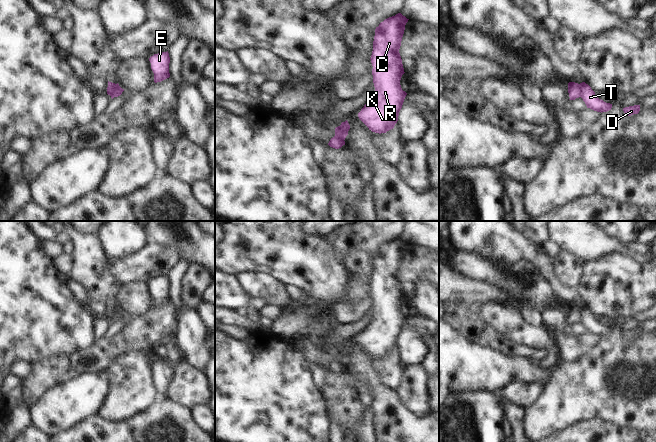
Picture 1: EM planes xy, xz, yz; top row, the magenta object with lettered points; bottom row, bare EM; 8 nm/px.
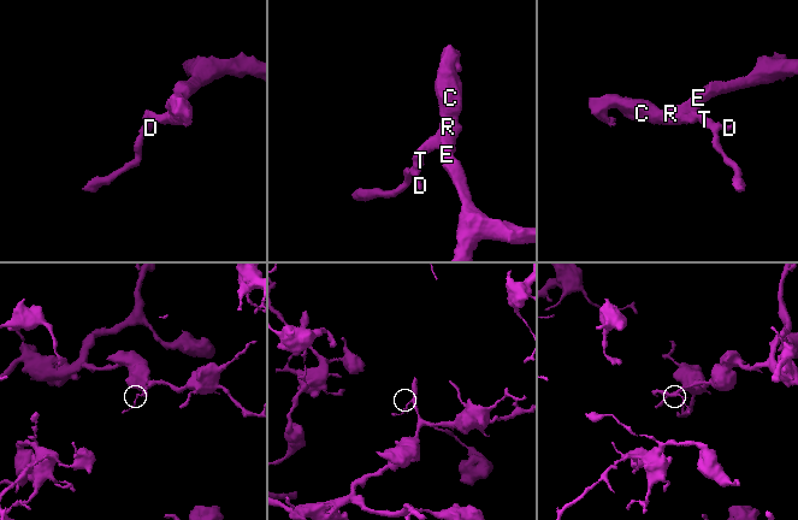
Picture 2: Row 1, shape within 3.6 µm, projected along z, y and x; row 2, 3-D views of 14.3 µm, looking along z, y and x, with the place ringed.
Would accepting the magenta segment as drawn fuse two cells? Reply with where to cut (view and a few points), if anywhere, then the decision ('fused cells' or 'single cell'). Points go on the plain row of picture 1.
cut xy (116, 308), (114, 320); fused cells

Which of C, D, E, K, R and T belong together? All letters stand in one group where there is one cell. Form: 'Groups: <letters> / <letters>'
Groups: C E K R / D T.

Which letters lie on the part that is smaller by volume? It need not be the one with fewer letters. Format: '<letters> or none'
D, T

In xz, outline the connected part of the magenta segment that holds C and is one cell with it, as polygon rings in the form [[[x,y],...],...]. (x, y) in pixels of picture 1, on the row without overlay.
[[[398,237],[375,253],[370,282],[375,317],[358,337],[359,343],[375,357],[386,357],[394,352],[407,319],[400,309],[405,296],[399,273],[408,244]]]

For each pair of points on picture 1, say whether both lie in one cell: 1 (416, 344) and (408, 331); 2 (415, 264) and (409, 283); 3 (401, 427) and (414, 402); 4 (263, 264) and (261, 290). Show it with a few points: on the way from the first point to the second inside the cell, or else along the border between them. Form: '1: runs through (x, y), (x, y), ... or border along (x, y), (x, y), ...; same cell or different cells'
1: runs through (413, 341), (409, 334); same cell
2: runs through (412, 269), (409, 278); same cell
3: border along (400, 399), (417, 414), (421, 416), (428, 415); different cells
4: border along (239, 273), (267, 272), (283, 282); different cells

